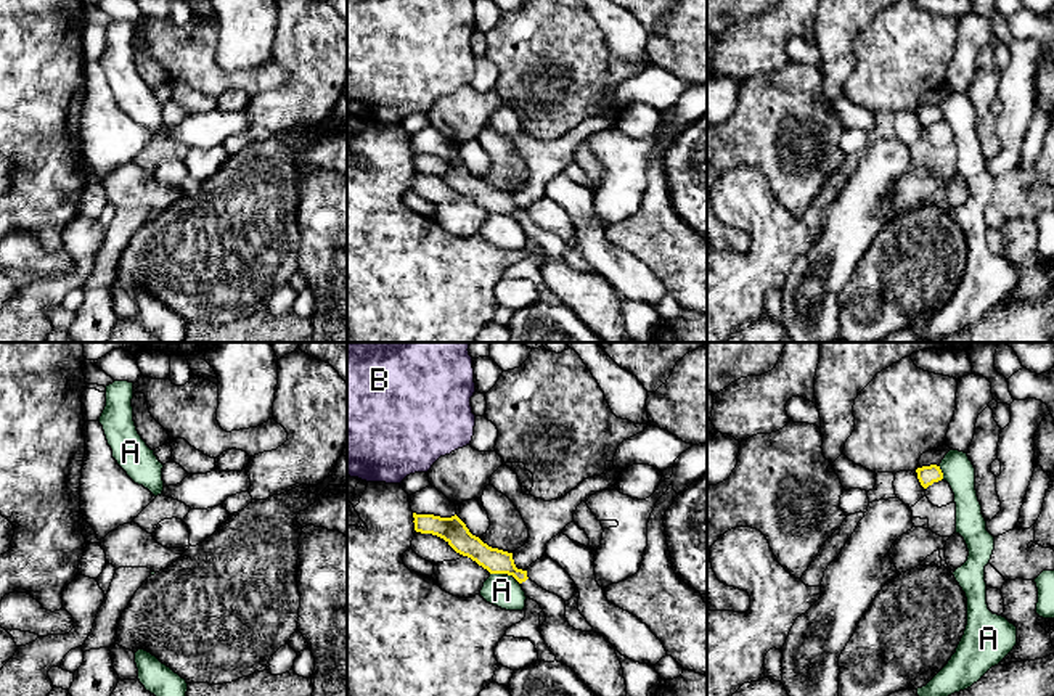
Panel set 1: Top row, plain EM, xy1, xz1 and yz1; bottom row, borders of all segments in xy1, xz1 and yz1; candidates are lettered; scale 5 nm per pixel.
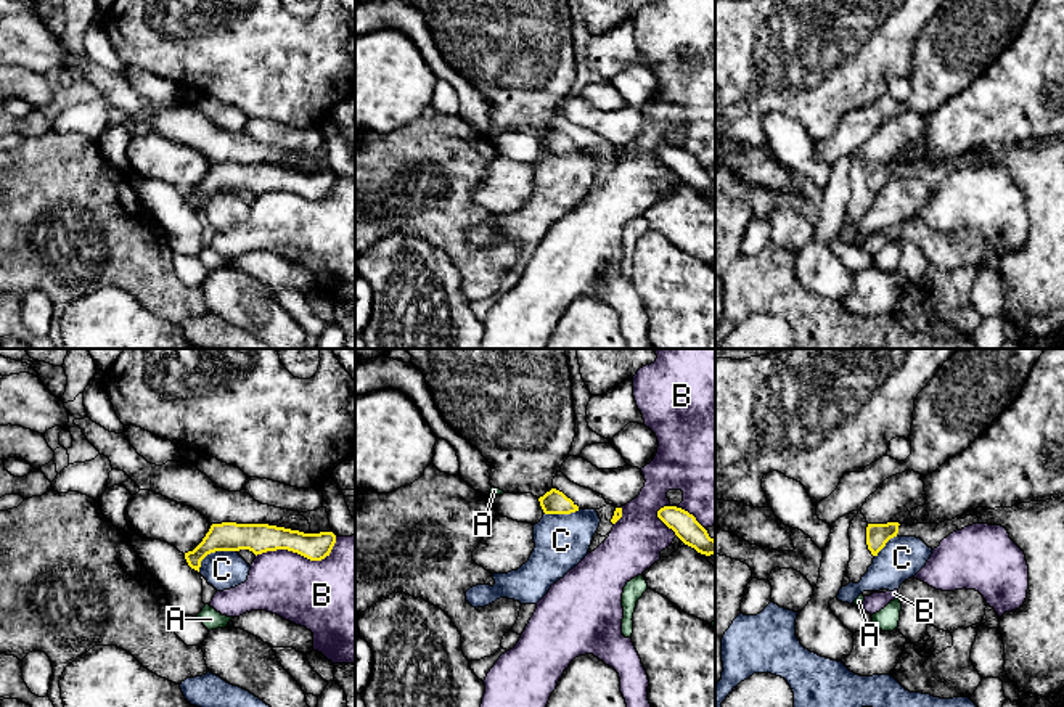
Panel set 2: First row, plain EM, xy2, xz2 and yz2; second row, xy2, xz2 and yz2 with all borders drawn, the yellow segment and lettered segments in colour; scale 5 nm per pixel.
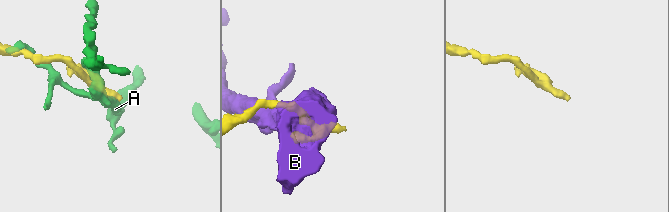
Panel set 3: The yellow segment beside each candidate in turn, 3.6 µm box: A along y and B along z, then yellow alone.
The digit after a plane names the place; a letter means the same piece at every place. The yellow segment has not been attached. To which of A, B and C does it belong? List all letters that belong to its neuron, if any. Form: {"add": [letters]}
{"add": []}

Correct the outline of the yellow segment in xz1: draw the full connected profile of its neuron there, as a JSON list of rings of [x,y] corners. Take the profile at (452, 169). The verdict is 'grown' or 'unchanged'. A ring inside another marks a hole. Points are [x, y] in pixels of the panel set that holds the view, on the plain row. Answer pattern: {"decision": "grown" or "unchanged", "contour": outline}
{"decision": "grown", "contour": [[[413,153],[413,158],[416,172],[443,178],[456,193],[471,198],[490,214],[513,215],[525,236],[537,241],[543,249],[546,260],[540,270],[556,301],[570,307],[603,342],[627,341],[623,309],[615,288],[596,272],[570,267],[566,259],[566,241],[532,222],[527,211],[517,209],[513,193],[484,183],[469,172],[456,154],[440,158]]]}

